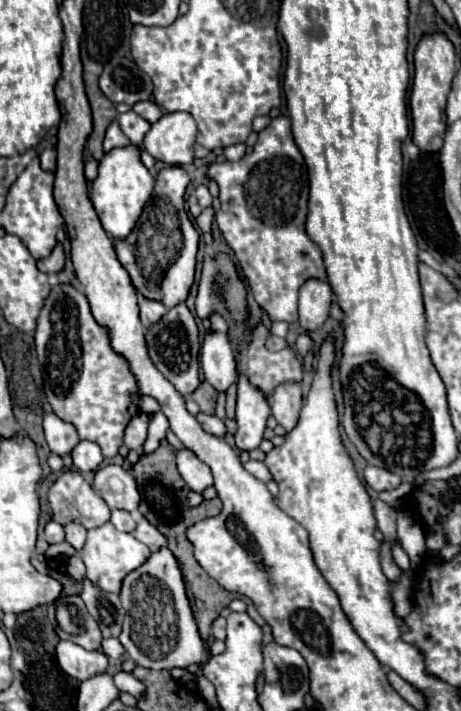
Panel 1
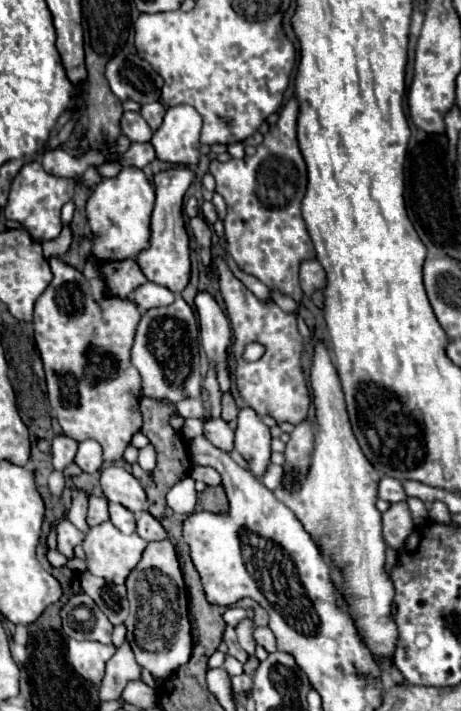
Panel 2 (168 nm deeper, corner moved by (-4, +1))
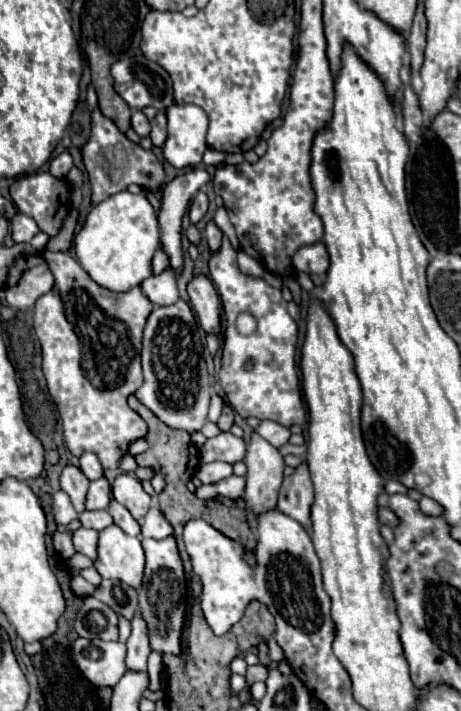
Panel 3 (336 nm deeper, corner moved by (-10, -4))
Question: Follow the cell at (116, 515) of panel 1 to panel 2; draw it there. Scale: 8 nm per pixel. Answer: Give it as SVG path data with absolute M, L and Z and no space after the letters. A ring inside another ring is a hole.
M110 504L110 520L124 534L132 534L136 530L134 514L130 510L126 510L124 506L120 506L120 504Z

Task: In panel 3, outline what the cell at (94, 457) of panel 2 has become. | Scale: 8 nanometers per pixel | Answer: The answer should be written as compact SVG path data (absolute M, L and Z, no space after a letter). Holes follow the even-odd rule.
M84 453L80 457L80 469L90 481L100 479L102 473L104 473L104 469L102 469L102 465L100 465L100 461L98 461L98 457L94 453Z

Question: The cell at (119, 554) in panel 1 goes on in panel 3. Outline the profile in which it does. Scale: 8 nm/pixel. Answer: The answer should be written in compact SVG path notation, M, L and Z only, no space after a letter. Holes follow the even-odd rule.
M116 525L106 527L100 531L98 559L94 567L104 579L118 579L140 589L144 575L144 549L140 539L126 535Z

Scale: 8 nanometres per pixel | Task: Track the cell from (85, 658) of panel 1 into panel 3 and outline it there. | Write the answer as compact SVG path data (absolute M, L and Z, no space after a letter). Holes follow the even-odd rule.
M78 639L74 643L74 661L84 673L84 677L96 685L96 687L114 687L120 677L126 673L124 657L126 657L126 645L116 641L116 643L104 643L100 639L90 641L96 645L102 655L100 659L90 659L88 655L88 639Z

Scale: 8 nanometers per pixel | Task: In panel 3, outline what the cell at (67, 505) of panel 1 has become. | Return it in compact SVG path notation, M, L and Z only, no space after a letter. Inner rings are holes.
M84 511L78 515L78 519L80 519L82 527L90 527L96 531L102 531L114 523L112 517L108 515L108 511Z

